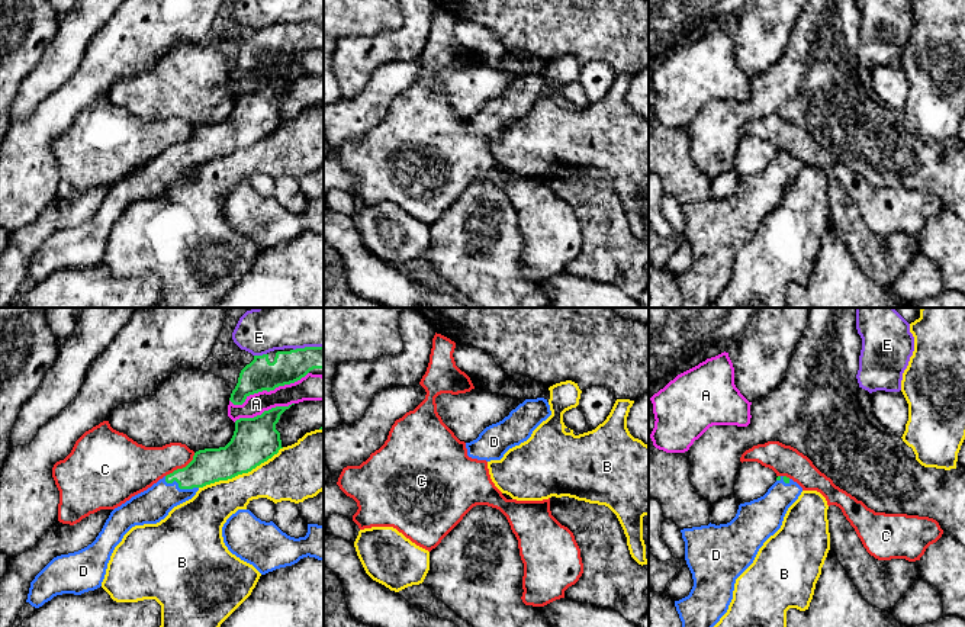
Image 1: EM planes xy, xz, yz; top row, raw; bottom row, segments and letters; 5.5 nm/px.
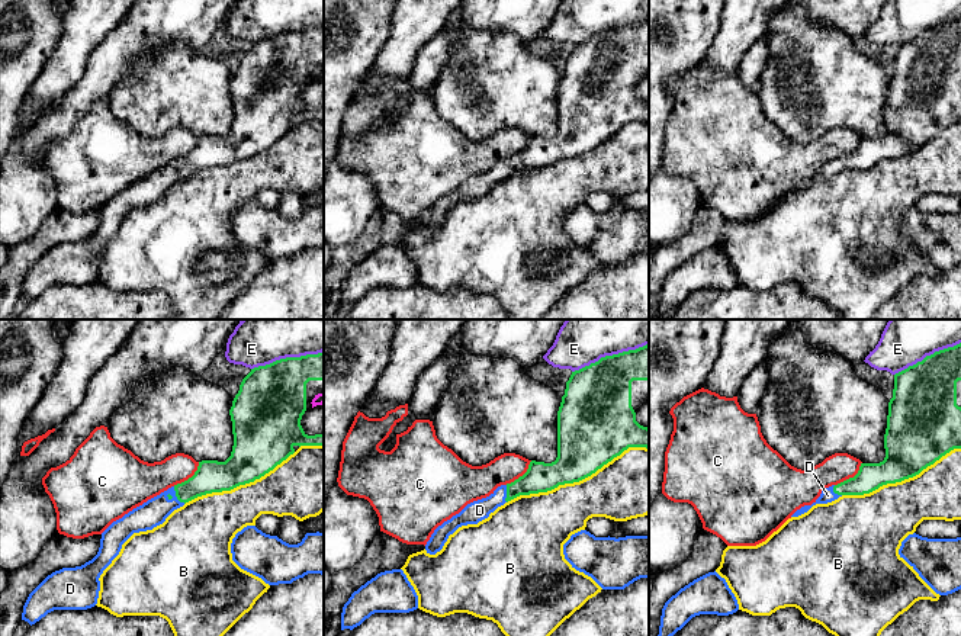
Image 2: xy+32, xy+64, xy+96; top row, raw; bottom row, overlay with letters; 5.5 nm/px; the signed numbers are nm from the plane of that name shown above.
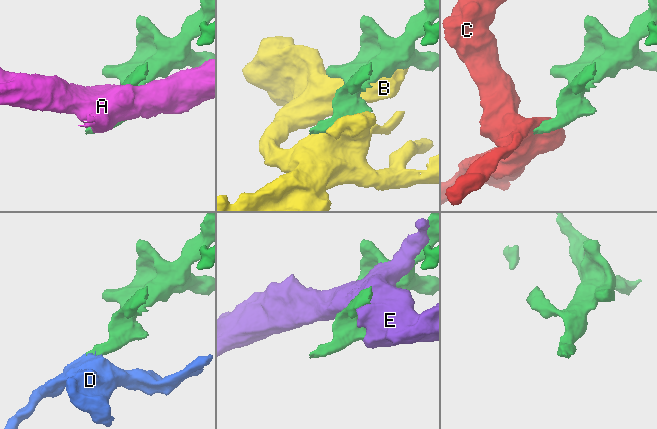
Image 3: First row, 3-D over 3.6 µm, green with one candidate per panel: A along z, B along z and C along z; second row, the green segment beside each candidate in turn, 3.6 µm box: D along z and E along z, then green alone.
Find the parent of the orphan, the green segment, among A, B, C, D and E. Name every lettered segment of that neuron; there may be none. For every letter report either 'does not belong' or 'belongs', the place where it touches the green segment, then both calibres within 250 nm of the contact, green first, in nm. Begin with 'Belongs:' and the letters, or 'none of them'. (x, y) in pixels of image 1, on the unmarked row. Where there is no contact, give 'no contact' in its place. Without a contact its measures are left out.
Belongs: D
A: does not belong | xy (269, 66) | 180/140 nm
B: does not belong | xy (241, 148) | 260/280 nm
C: does not belong | xy (183, 142) | 190/240 nm
D: belongs | xy (179, 161) | 190/190 nm
E: does not belong | xy (260, 31) | 180/170 nm

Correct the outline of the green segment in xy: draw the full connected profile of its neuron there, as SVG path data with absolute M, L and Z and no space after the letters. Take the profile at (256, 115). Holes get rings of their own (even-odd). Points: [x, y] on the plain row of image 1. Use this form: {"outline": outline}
{"outline": "M276 81L254 93L237 94L234 110L225 122L196 126L186 142L115 183L91 219L54 232L35 251L26 277L39 283L57 270L81 270L100 263L115 222L132 202L157 199L200 163L248 148L277 129L283 122L276 99L290 81Z"}

